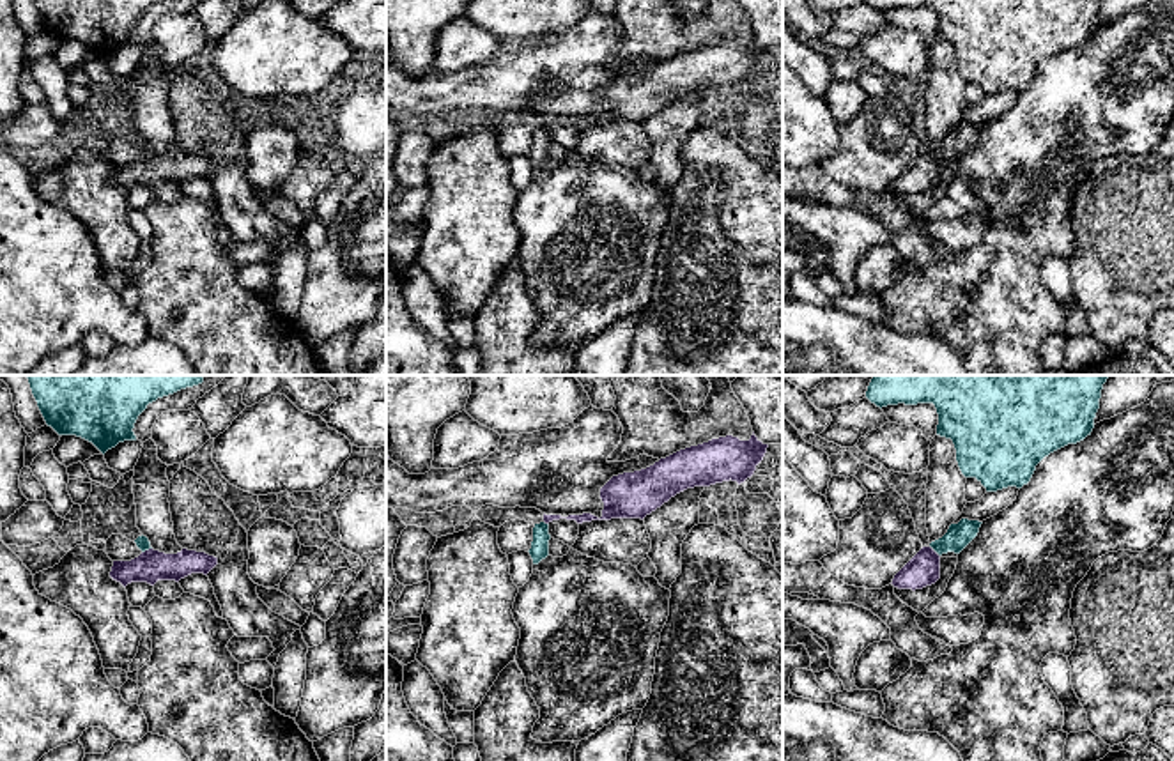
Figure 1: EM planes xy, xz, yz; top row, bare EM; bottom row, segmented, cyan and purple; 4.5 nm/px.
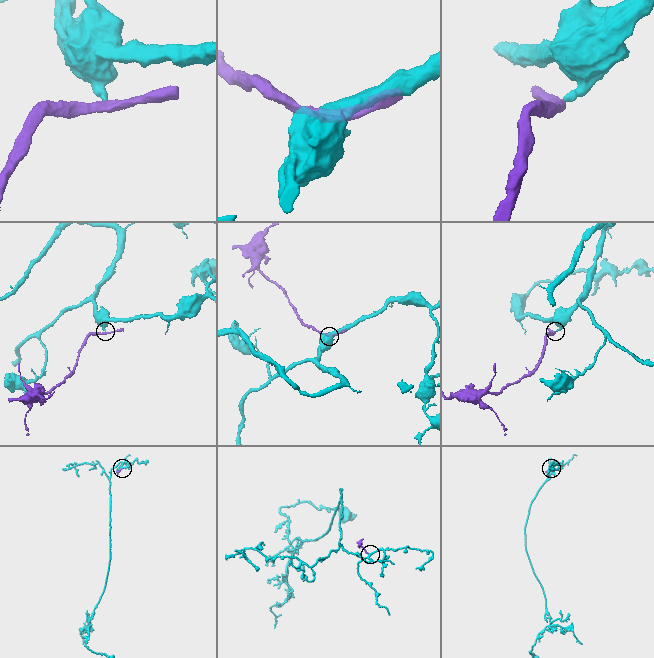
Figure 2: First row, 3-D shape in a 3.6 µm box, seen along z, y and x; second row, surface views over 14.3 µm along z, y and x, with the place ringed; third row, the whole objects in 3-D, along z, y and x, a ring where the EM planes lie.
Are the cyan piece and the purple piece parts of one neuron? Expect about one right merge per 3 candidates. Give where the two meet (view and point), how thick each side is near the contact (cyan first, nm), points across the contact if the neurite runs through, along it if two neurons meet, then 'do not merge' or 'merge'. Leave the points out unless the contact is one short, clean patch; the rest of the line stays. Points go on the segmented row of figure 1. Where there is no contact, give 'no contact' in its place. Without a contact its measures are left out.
contact xy (146, 549); calibres 70 and 150 nm; border xy (151, 547), (142, 553); do not merge

